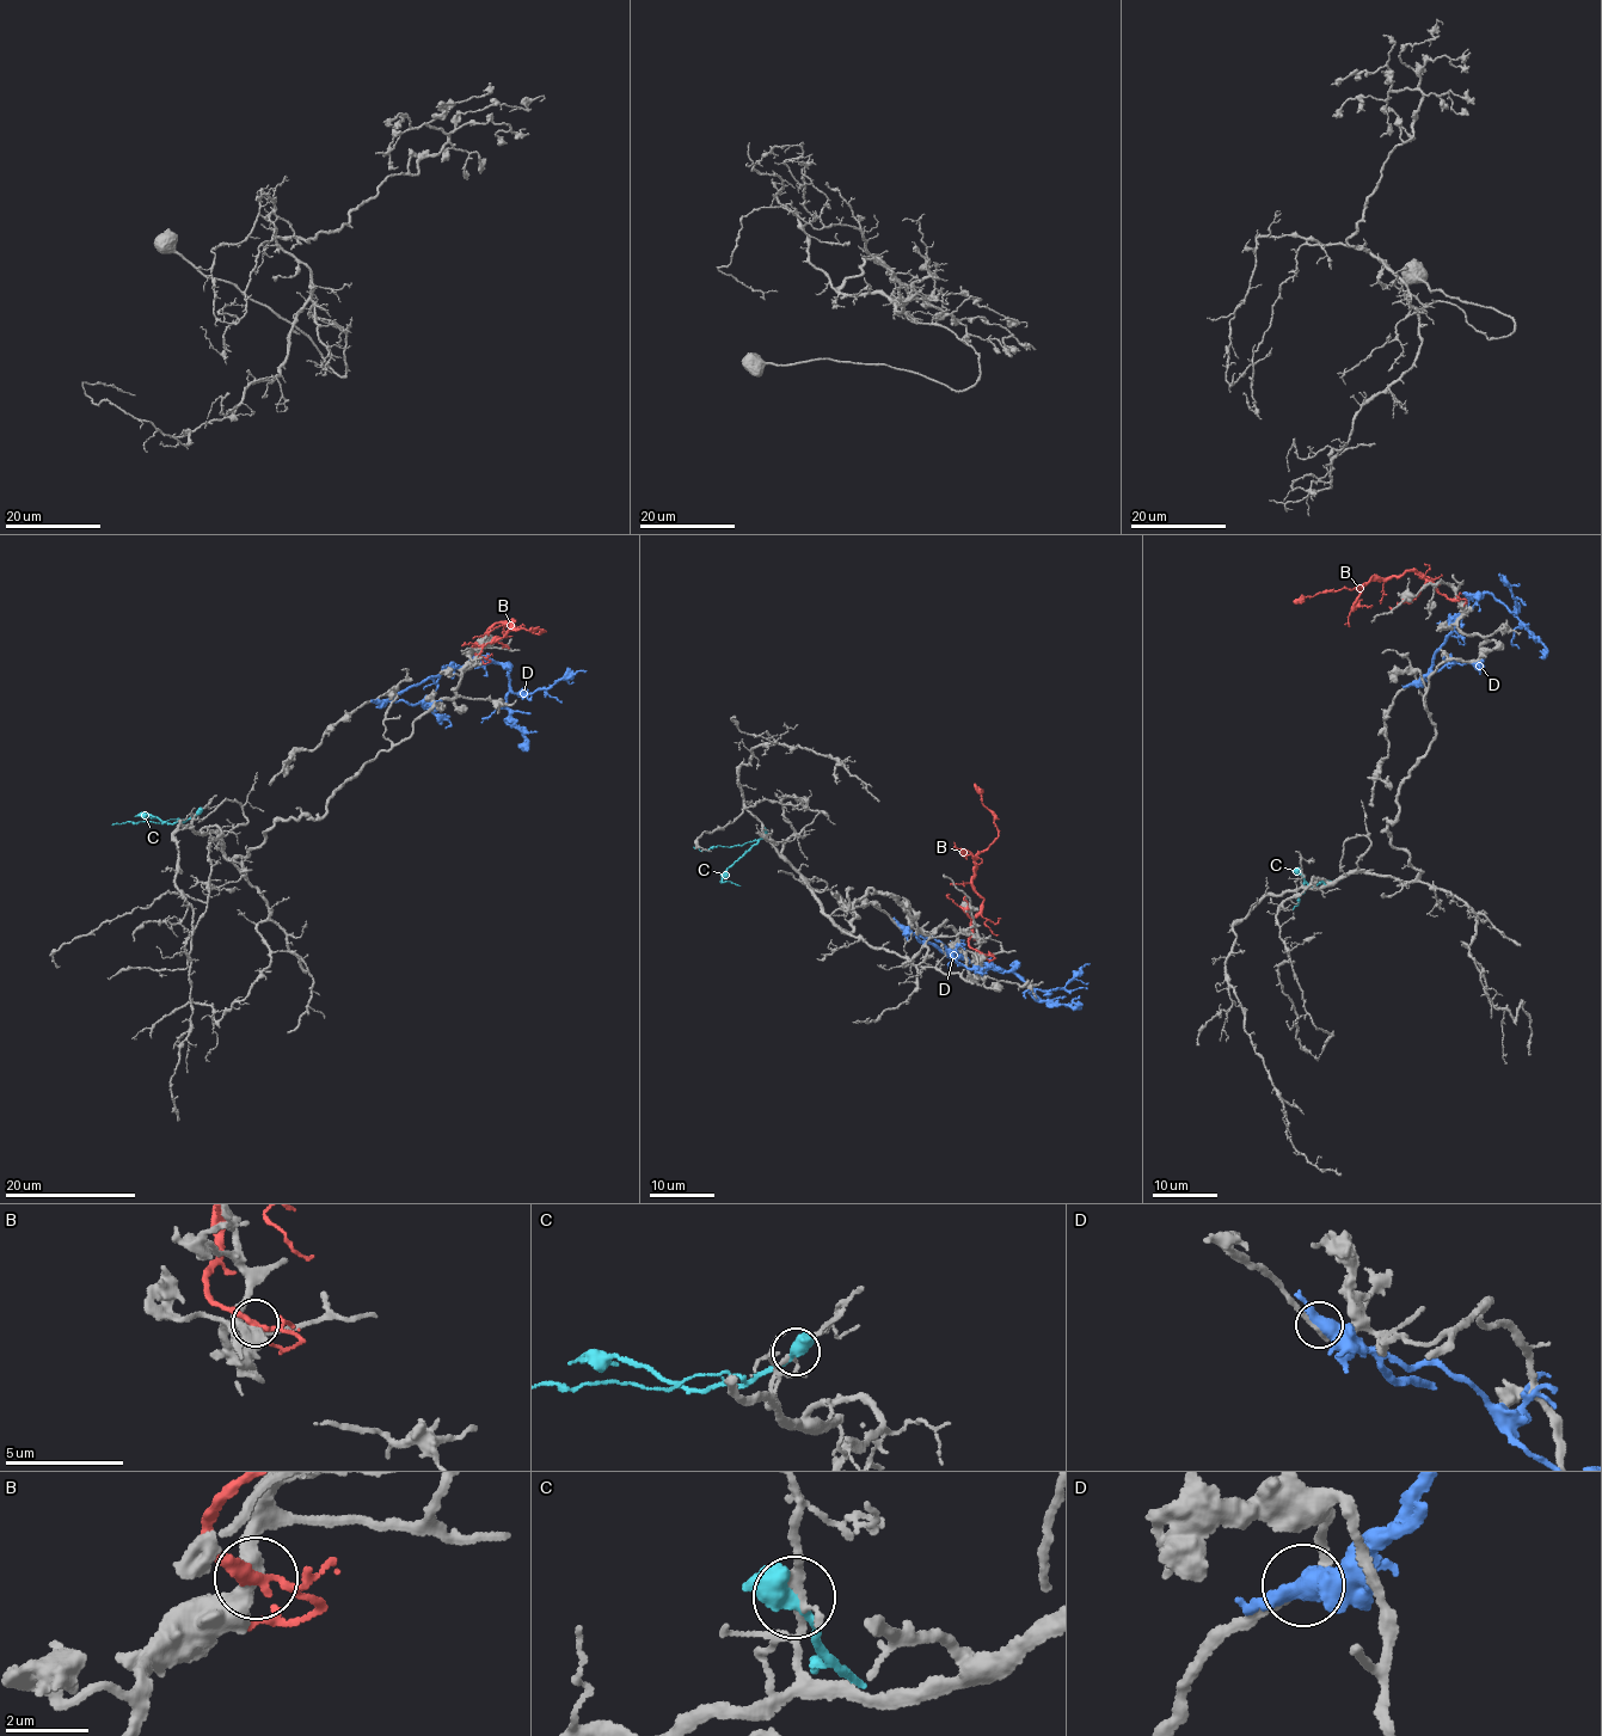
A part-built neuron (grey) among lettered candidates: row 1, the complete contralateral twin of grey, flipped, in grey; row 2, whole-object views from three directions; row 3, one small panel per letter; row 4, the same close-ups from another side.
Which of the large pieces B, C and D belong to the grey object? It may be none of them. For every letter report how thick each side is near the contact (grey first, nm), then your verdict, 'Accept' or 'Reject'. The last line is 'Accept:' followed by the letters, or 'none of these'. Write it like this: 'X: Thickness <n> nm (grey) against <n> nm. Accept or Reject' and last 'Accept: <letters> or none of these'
B: Thickness 400 nm (grey) against 240 nm. Reject
C: Thickness 240 nm (grey) against 440 nm. Reject
D: Thickness 240 nm (grey) against 500 nm. Reject
Accept: none of these

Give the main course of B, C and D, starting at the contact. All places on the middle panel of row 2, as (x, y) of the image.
B: (982, 954), (969, 937), (983, 901), (973, 870), (998, 827), (974, 784)
C: (765, 834), (740, 846), (717, 845), (701, 850), (693, 847)
D: (898, 926), (981, 968), (1011, 971), (1038, 989), (1062, 988), (1090, 963)

